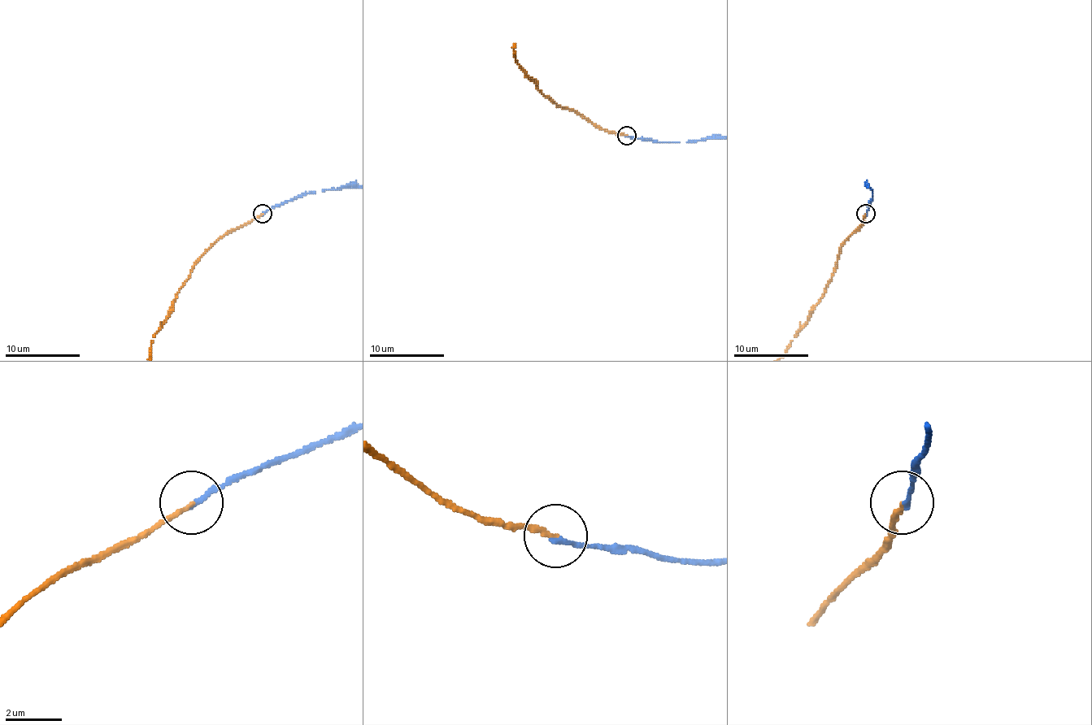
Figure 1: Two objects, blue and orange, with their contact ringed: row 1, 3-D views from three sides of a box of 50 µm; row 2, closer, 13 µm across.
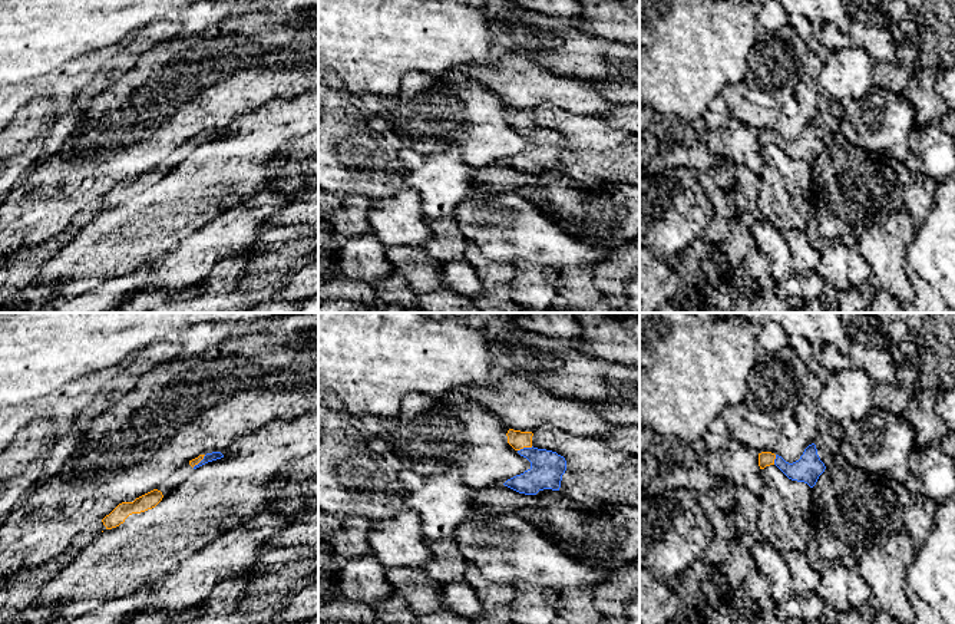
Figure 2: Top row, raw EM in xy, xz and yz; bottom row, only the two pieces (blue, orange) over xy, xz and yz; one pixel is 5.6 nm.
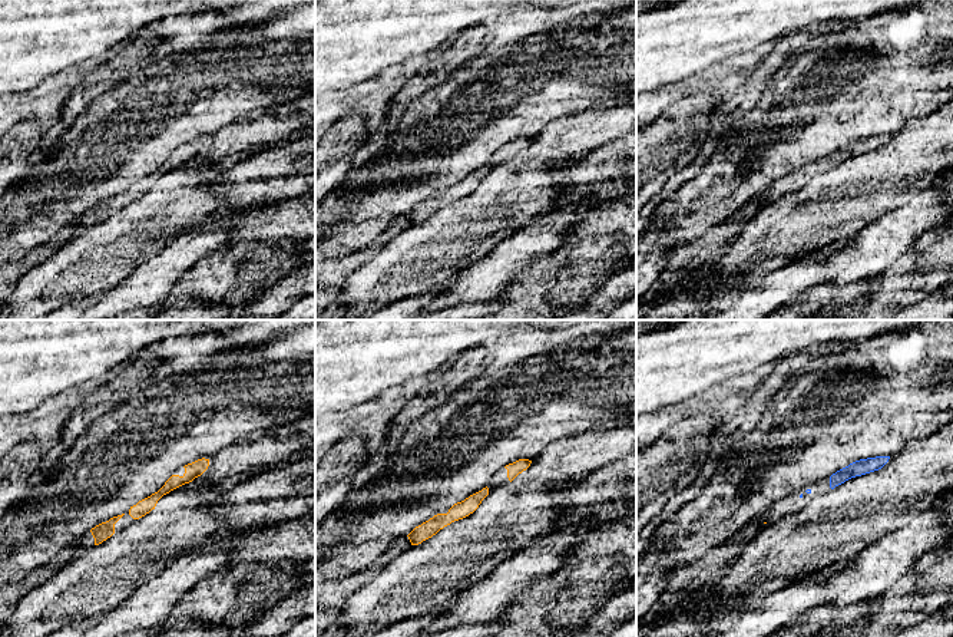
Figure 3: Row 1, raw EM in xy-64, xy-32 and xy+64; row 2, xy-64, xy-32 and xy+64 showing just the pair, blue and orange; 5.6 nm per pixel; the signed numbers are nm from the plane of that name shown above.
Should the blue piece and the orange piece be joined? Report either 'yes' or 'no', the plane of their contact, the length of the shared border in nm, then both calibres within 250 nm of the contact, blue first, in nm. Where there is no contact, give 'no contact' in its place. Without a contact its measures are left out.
yes | xz | 90 nm | 190/100 nm

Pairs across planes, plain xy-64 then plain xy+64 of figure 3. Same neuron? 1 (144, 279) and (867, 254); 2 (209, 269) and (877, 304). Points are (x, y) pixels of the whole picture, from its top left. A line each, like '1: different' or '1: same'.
1: same
2: same

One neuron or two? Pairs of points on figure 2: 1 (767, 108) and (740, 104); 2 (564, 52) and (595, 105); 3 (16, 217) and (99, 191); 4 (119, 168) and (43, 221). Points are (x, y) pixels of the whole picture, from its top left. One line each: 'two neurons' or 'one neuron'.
1: one neuron
2: two neurons
3: one neuron
4: one neuron

